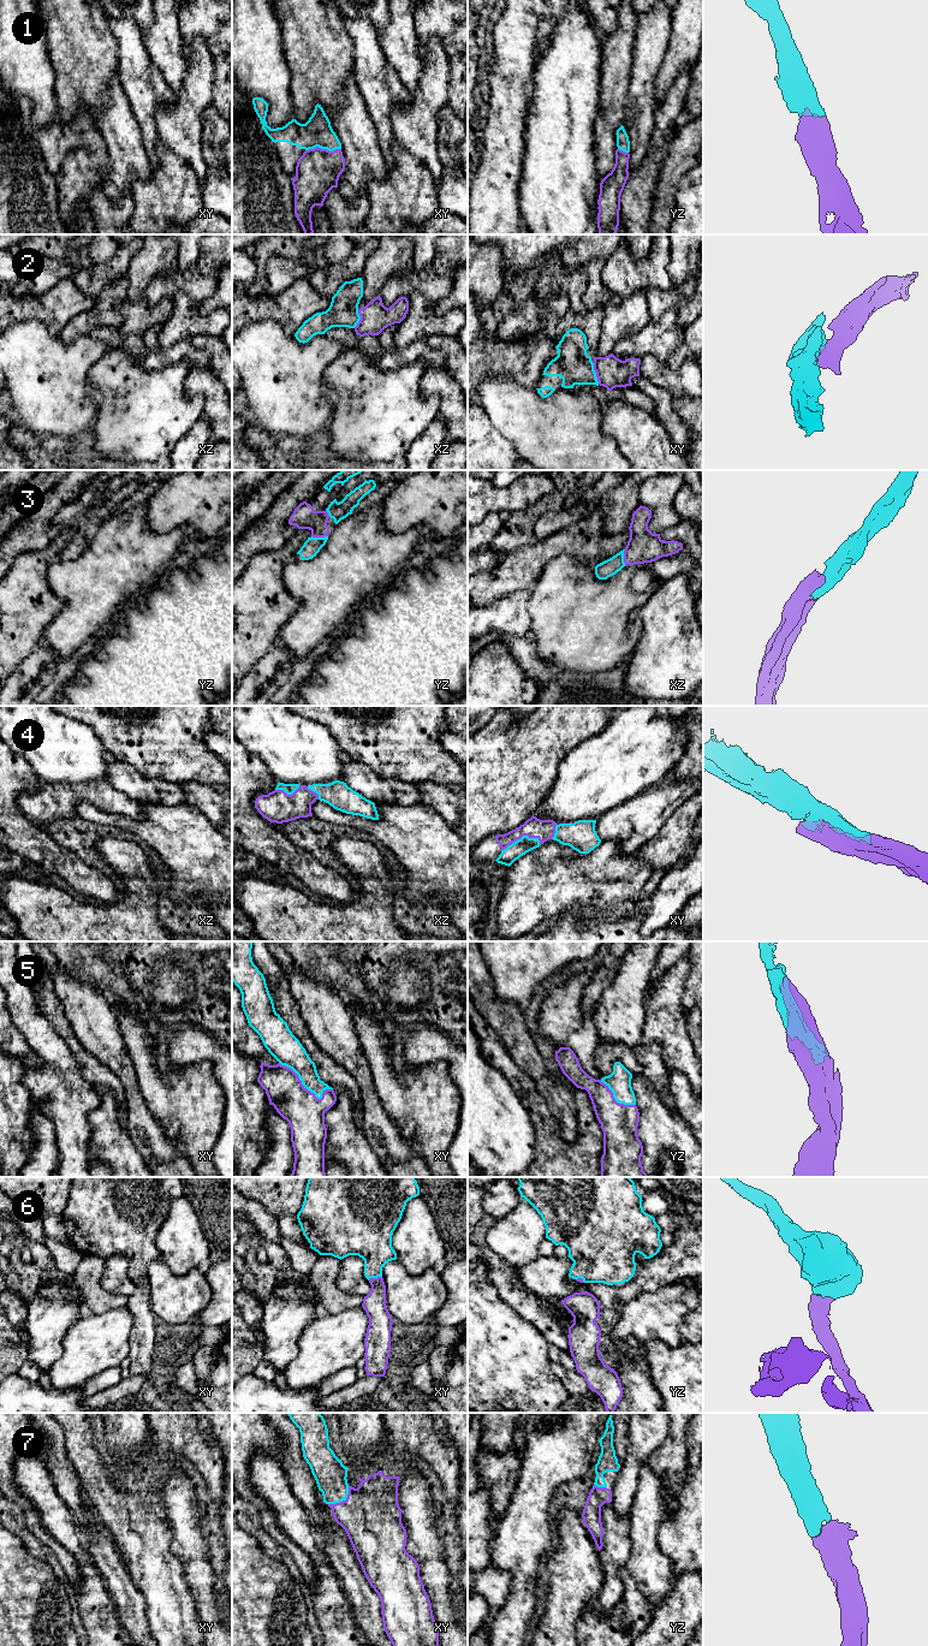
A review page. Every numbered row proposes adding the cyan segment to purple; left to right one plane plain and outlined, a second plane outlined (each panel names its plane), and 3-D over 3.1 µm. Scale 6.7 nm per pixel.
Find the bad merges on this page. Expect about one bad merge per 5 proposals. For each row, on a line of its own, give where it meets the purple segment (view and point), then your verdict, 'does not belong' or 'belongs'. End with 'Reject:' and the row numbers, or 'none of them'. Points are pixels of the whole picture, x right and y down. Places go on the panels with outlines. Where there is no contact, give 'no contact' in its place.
1: contact xy (322, 149); belongs
2: contact xy (596, 374); does not belong
3: contact yz (320, 536); belongs
4: contact xy (521, 837); belongs
5: contact xy (305, 1088); belongs
6: contact xy (374, 1278); belongs
7: contact xy (343, 1501); belongs
Reject: 2

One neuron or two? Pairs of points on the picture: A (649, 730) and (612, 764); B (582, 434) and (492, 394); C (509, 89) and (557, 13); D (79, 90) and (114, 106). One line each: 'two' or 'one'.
A: one
B: one
C: two
D: two

